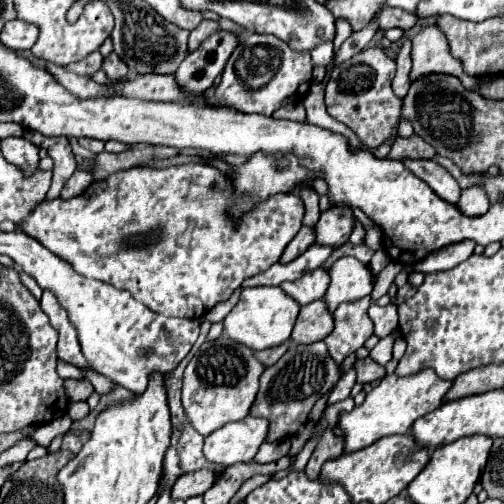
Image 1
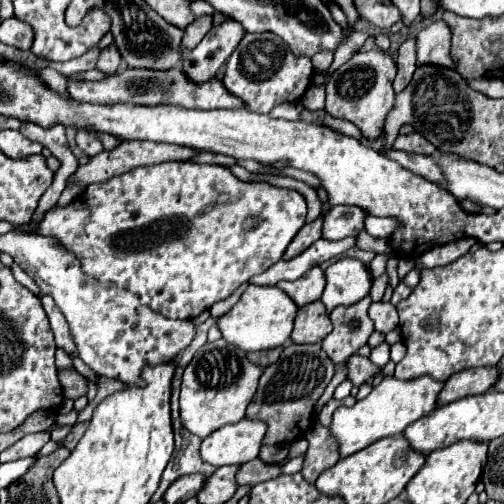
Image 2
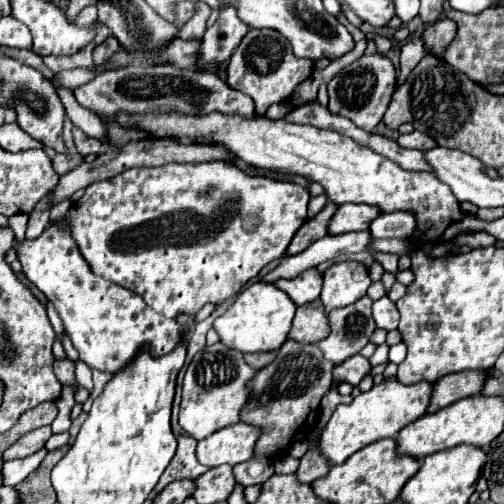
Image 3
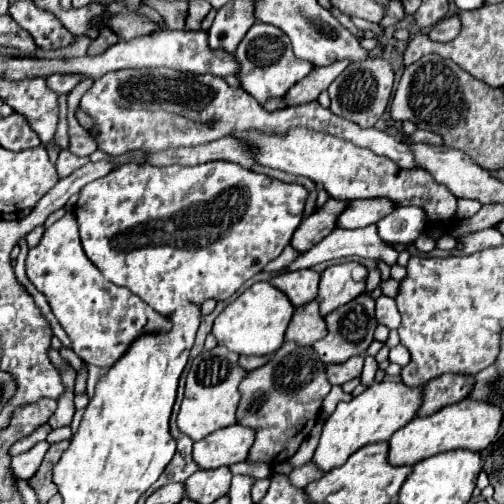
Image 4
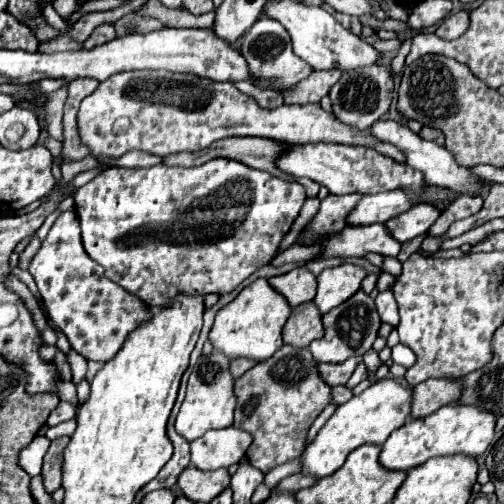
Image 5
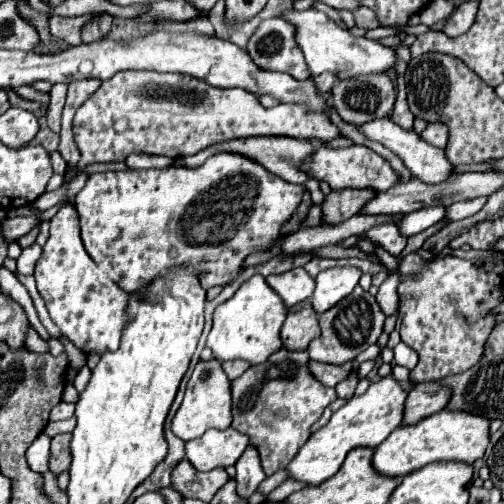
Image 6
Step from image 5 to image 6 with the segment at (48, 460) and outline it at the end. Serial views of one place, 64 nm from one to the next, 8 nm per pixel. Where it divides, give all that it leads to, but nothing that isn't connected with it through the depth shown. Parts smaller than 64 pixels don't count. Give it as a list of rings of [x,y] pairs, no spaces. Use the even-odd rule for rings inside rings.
[[[58,434],[52,438],[52,458],[50,458],[50,470],[54,474],[60,474],[70,464],[70,444],[72,434]]]

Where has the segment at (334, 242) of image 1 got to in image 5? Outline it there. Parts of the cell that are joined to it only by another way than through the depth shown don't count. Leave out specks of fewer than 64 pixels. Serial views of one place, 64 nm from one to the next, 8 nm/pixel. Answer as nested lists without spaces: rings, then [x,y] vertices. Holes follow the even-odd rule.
[[[380,192],[376,196],[364,196],[358,206],[348,214],[350,226],[368,226],[374,222],[386,222],[406,210],[410,210],[416,202],[410,200],[408,192]]]

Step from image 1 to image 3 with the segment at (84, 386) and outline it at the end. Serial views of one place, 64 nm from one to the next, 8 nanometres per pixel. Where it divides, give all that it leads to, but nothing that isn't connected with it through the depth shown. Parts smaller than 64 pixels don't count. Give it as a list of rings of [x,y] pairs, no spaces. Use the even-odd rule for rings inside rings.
[[[70,358],[54,360],[54,372],[62,384],[72,384],[74,388],[78,386],[76,378],[74,378],[74,362]]]

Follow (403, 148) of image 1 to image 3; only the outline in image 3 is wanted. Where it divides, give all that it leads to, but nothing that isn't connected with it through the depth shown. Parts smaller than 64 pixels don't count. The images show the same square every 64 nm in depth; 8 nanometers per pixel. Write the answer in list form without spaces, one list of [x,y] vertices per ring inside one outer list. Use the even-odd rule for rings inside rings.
[[[414,130],[412,134],[404,134],[404,136],[398,136],[396,140],[402,148],[416,148],[416,150],[428,150],[428,148],[434,148],[438,146],[436,140],[432,140],[428,134],[424,132],[418,132]]]

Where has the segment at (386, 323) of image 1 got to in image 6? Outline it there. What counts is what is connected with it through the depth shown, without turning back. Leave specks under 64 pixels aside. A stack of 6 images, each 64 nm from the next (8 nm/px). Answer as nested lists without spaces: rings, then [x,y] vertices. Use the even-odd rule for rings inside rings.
[[[390,272],[388,278],[382,282],[382,286],[378,288],[378,294],[376,294],[376,300],[380,304],[380,308],[386,312],[386,316],[395,314],[397,311],[398,303],[396,303],[396,297],[398,297],[397,287],[400,284],[400,272]]]

